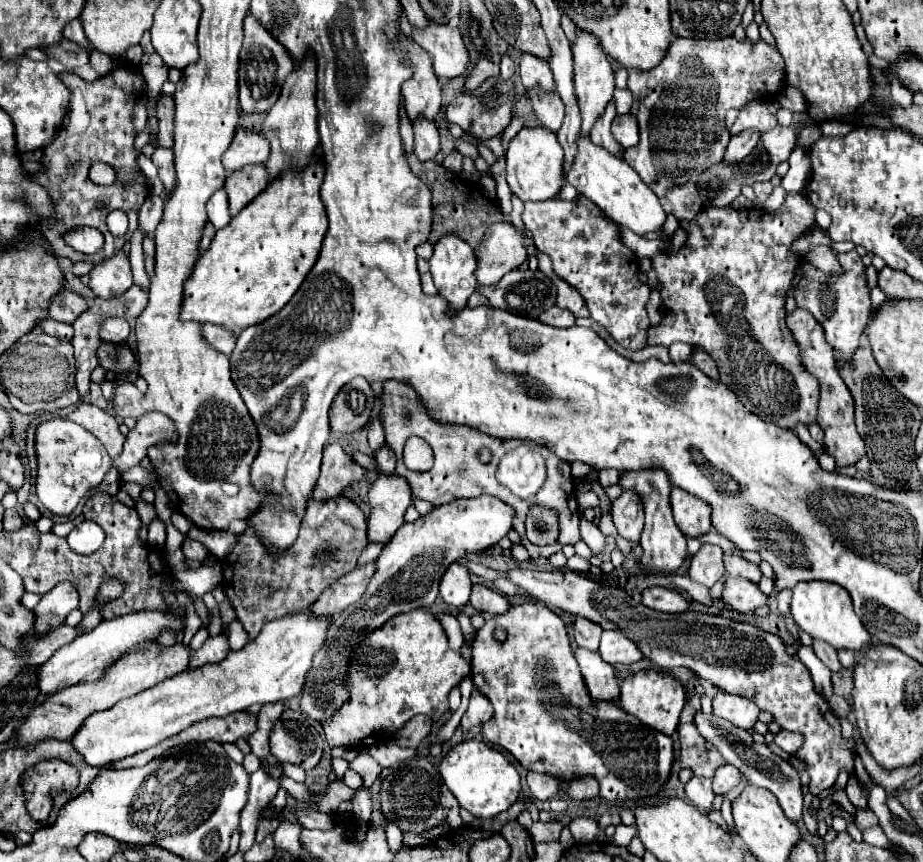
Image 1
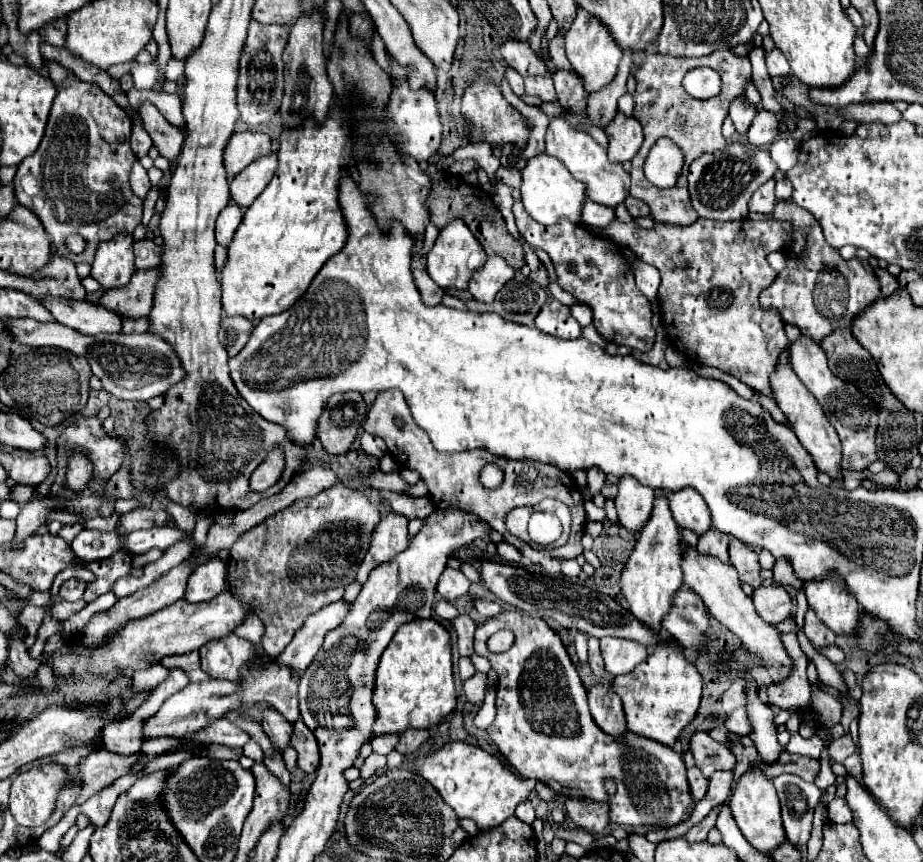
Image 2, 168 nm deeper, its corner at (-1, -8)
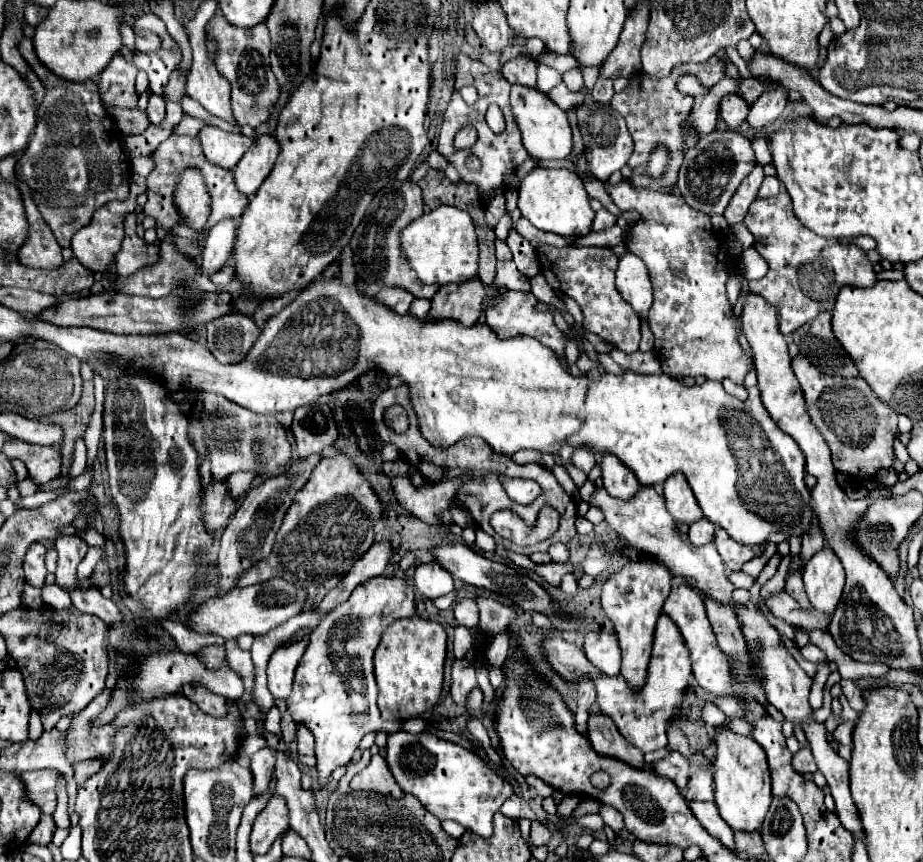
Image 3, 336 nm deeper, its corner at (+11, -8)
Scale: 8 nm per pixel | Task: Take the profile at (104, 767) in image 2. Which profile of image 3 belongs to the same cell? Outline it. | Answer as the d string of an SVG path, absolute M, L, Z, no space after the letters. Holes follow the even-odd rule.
M34 770L20 776L28 800L34 802L44 814L52 814L56 810L56 776L56 770Z

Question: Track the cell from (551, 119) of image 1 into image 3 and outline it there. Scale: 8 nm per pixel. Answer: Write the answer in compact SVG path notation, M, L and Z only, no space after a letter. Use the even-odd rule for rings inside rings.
M520 54L500 66L500 72L510 84L526 84L526 86L536 86L536 62Z

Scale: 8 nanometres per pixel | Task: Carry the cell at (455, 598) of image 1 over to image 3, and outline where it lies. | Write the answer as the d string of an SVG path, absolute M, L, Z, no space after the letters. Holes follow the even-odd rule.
M432 562L432 564L422 564L416 568L416 574L414 574L414 586L416 590L434 600L438 596L444 596L448 592L454 590L454 584L452 584L452 576L450 572L446 572L440 564Z

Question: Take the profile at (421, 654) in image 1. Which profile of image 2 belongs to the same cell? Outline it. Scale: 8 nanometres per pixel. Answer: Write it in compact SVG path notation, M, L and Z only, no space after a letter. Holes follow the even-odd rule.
M432 618L402 624L396 630L392 642L382 652L380 664L376 668L372 690L376 720L368 740L384 734L400 734L406 728L428 730L452 714L456 702L448 630Z

